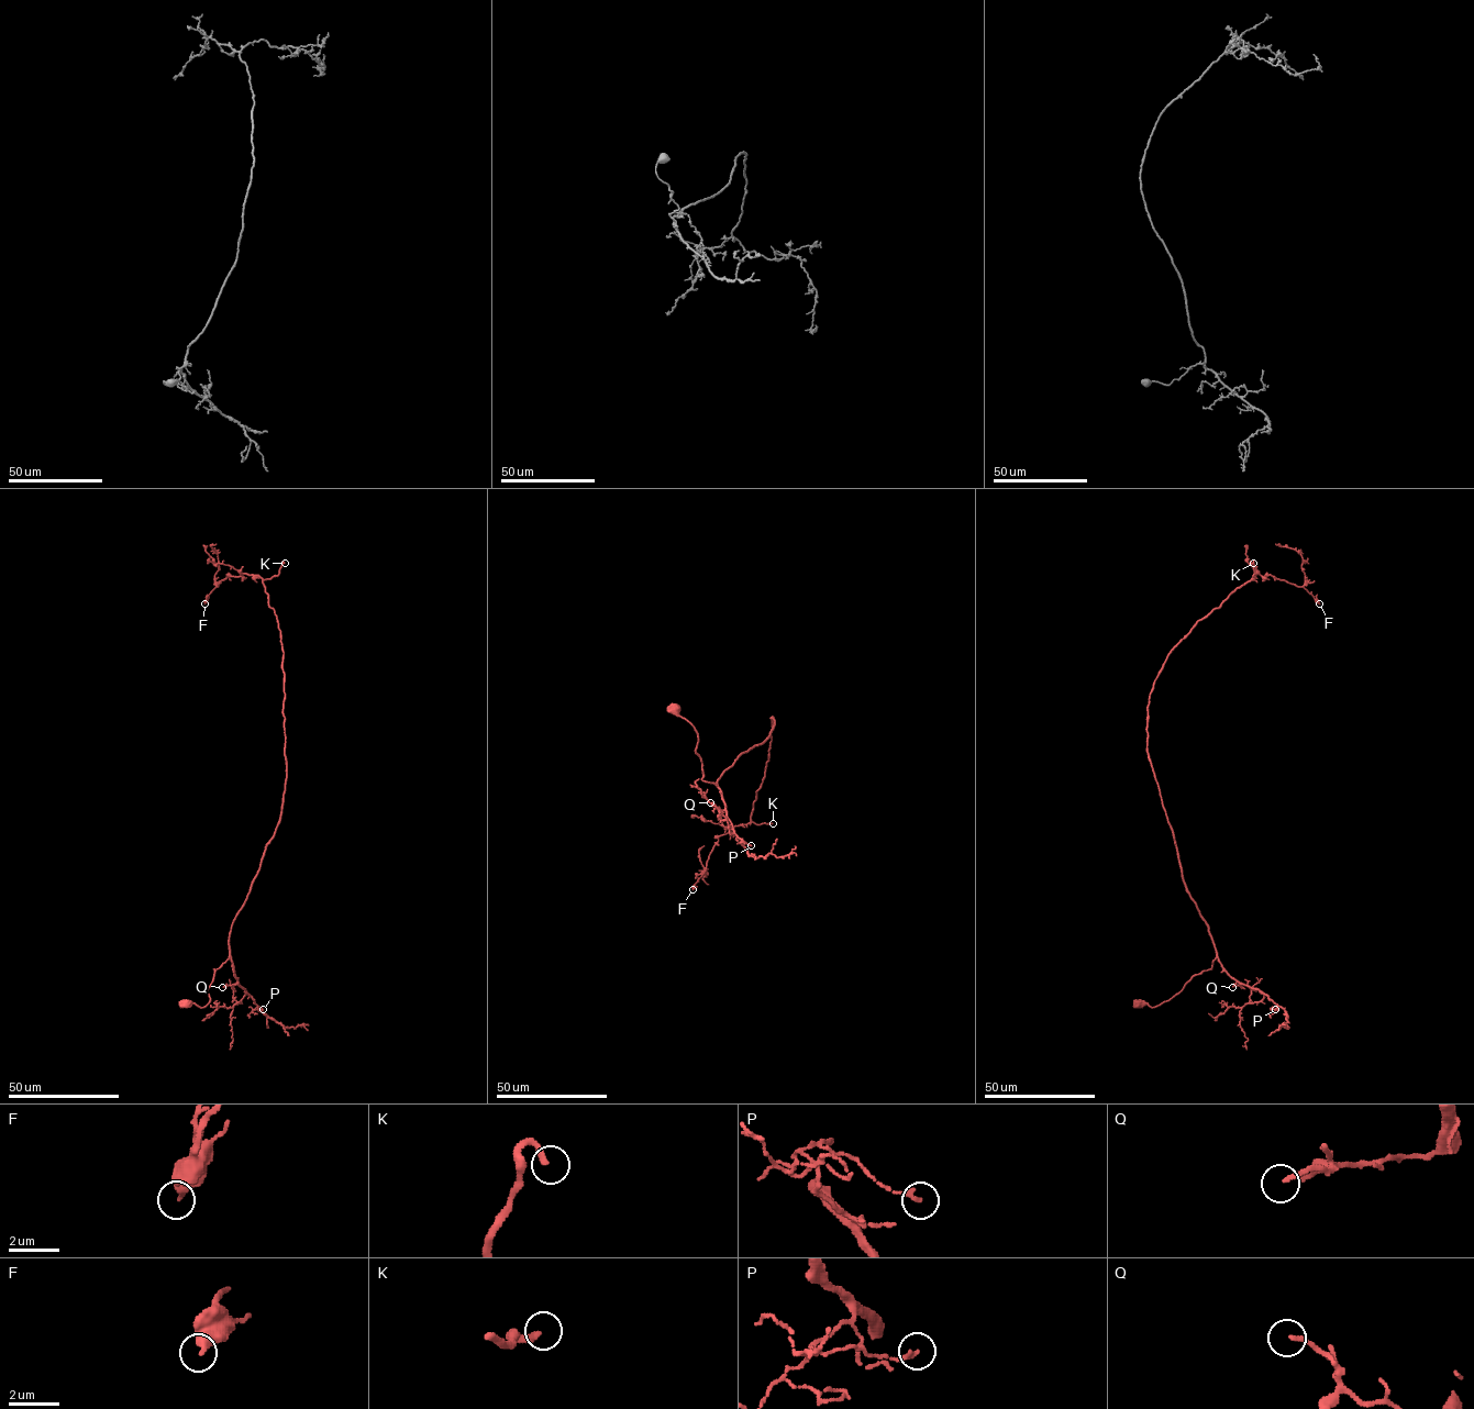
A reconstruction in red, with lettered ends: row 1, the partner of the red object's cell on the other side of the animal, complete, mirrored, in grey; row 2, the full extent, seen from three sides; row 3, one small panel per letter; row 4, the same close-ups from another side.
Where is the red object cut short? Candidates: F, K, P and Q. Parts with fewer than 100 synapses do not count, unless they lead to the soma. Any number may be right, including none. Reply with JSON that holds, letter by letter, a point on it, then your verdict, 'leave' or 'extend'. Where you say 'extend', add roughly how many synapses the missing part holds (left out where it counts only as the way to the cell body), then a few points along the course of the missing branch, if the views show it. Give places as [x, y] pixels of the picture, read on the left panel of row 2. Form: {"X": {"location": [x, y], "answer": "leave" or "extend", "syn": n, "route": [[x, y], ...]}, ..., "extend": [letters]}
{"F": {"location": [204, 603], "answer": "leave"}, "K": {"location": [285, 563], "answer": "extend", "syn": 200, "route": [[285, 563], [290, 568], [347, 566], [359, 572], [383, 601], [392, 607]]}, "P": {"location": [263, 1009], "answer": "leave"}, "Q": {"location": [222, 987], "answer": "leave"}, "extend": ["K"]}

